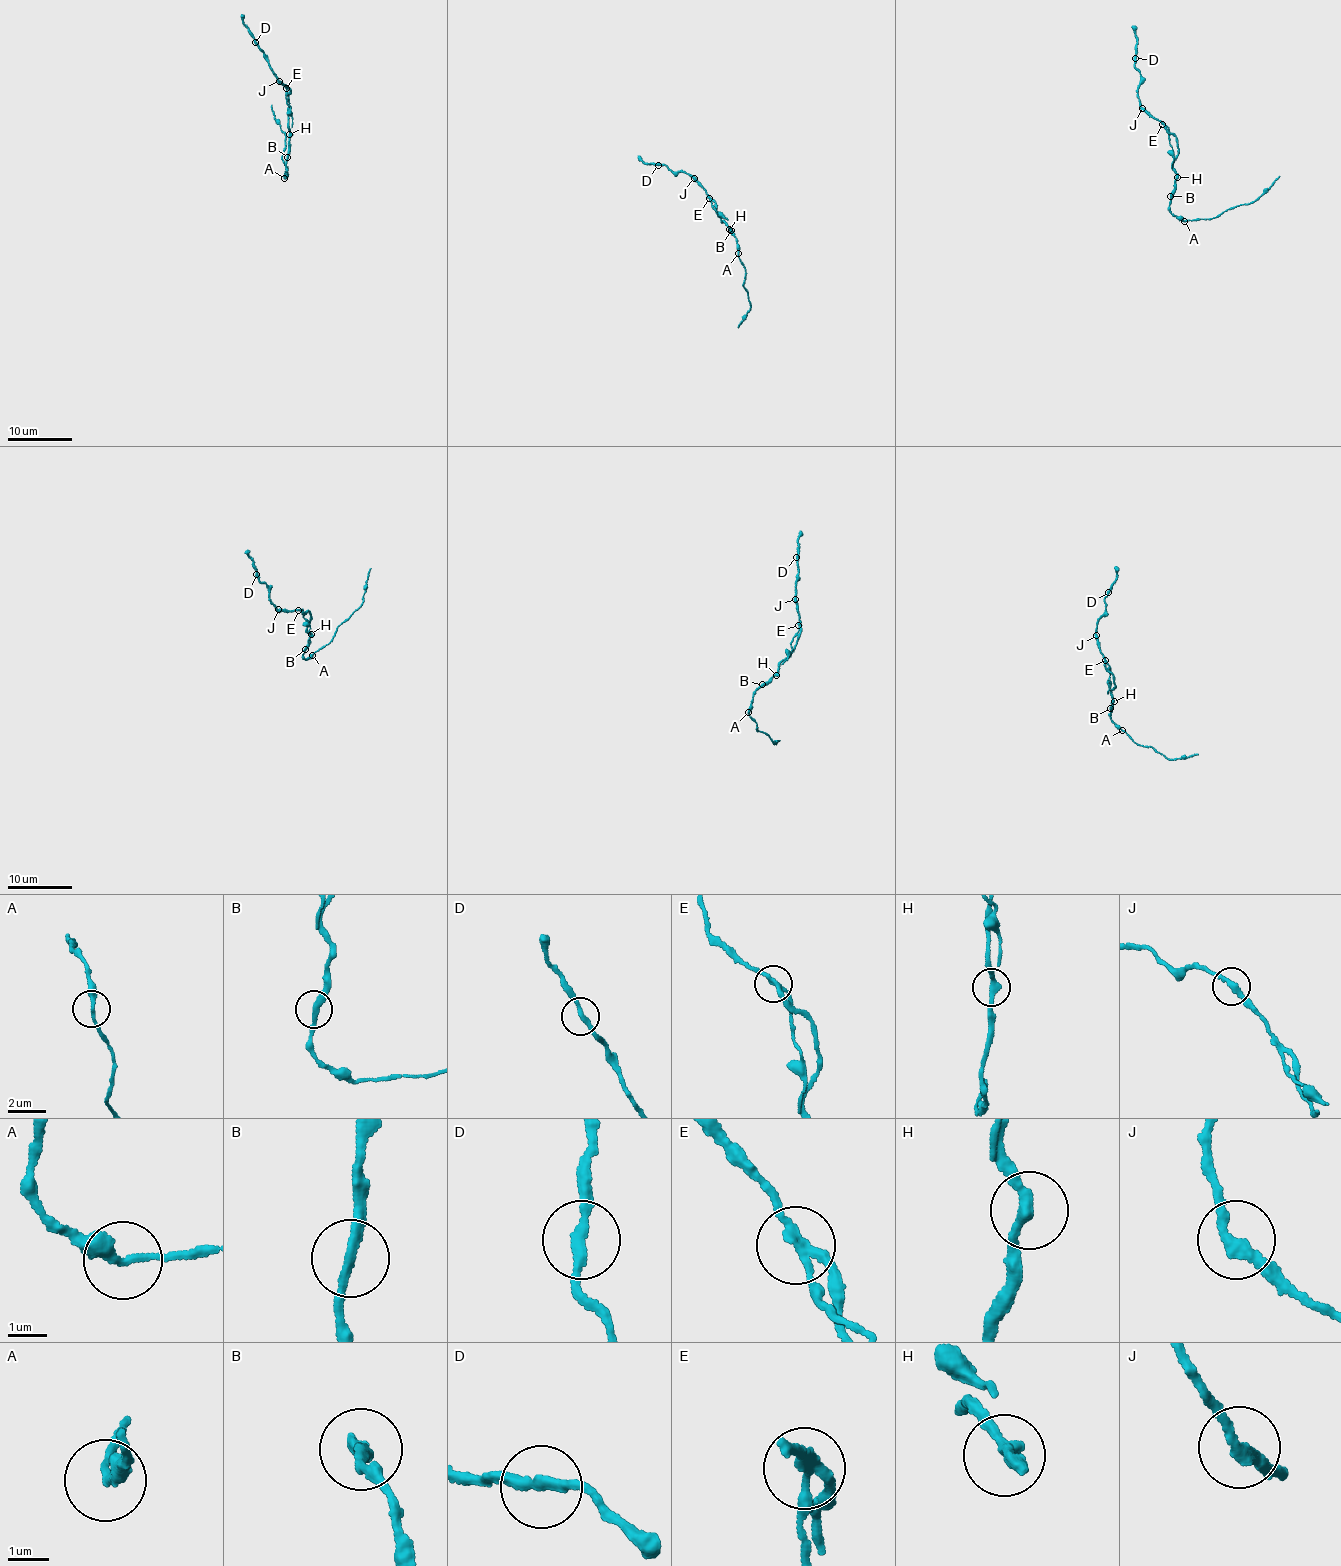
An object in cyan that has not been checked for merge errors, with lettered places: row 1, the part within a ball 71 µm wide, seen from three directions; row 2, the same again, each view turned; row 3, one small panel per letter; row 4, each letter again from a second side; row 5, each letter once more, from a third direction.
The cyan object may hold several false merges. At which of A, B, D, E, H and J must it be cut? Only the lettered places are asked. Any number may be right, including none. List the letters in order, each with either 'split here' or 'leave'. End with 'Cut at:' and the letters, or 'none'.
A: split here
B: leave
D: leave
E: split here
H: leave
J: leave
Cut at: A, E

